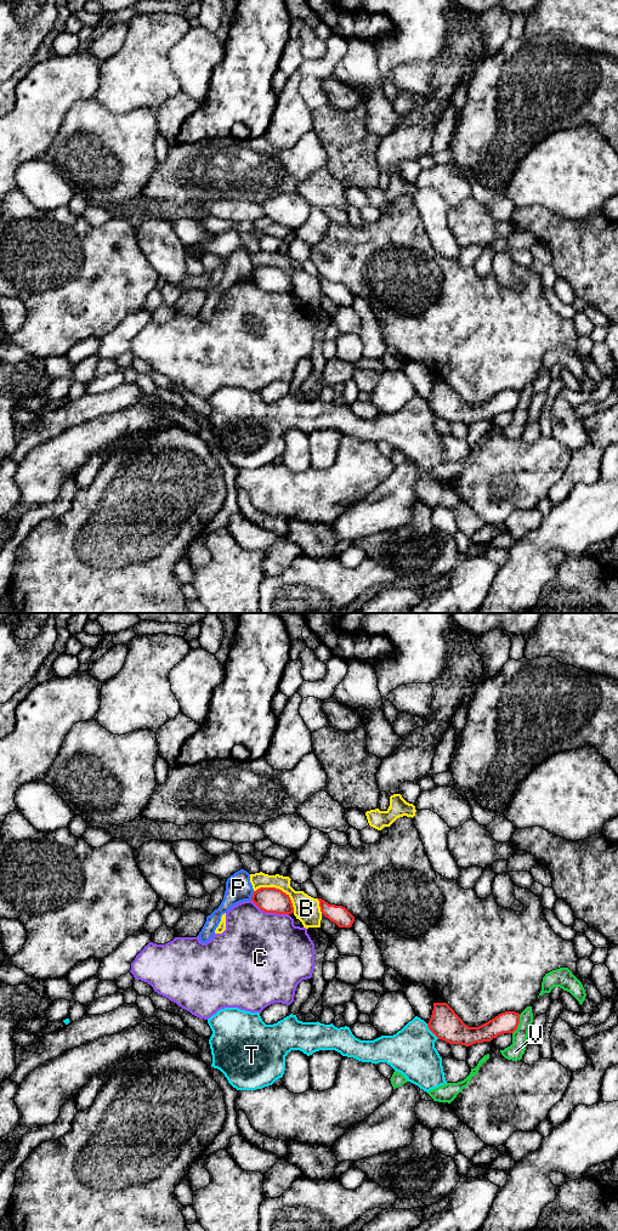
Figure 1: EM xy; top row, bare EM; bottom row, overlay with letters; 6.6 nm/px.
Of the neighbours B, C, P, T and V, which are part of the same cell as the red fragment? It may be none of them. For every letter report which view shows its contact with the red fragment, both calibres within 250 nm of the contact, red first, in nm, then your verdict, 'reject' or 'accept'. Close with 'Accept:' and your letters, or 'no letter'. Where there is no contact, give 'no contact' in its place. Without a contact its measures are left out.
B: xy | 170/170 nm | reject
C: xy | 170/500 nm | reject
P: xy | 170/180 nm | reject
T: xy | 200/320 nm | reject
V: xy | 140/110 nm | reject
Accept: no letter

